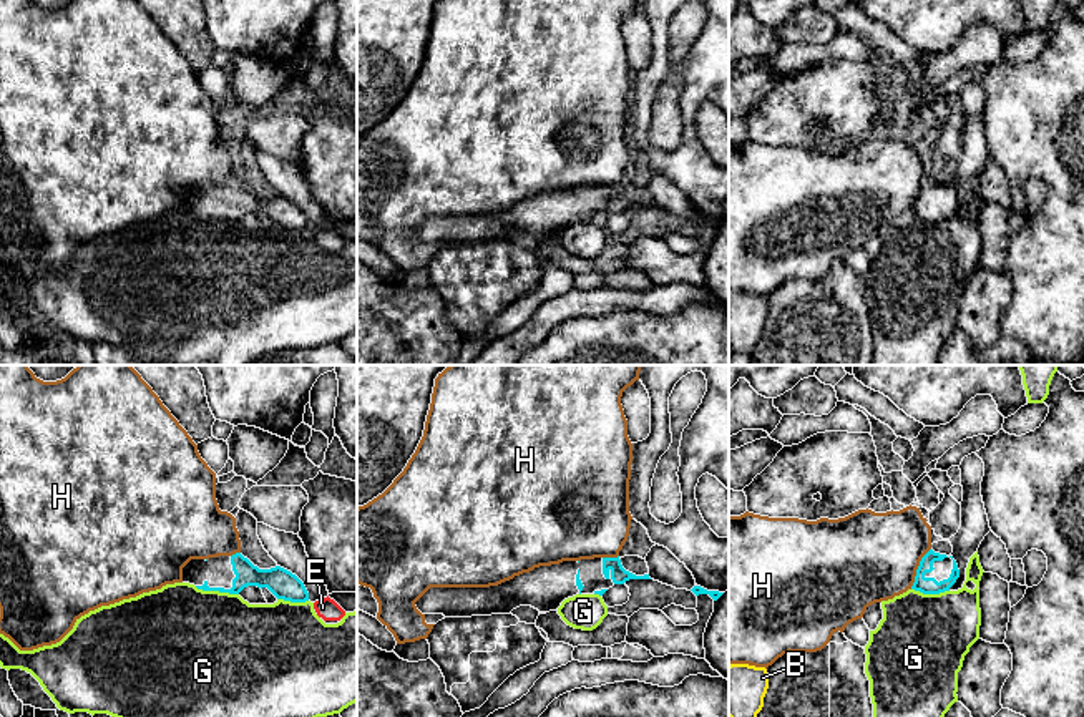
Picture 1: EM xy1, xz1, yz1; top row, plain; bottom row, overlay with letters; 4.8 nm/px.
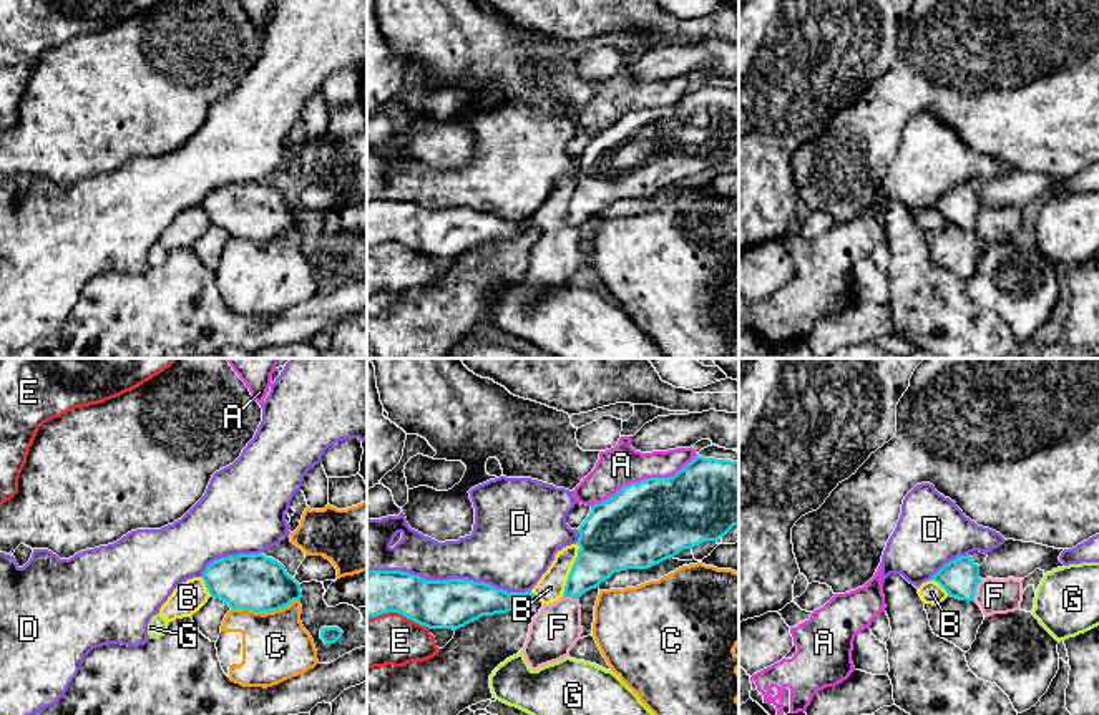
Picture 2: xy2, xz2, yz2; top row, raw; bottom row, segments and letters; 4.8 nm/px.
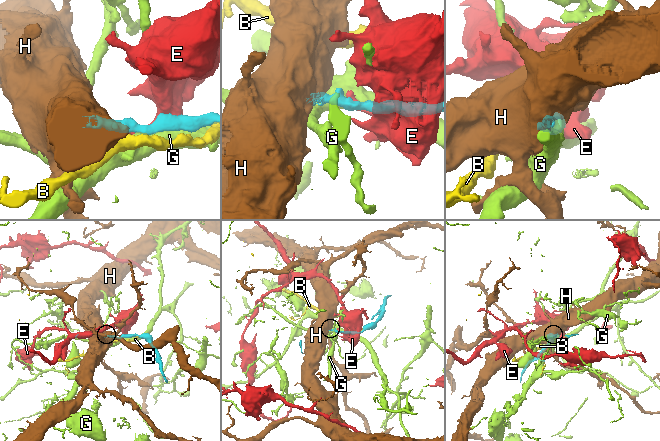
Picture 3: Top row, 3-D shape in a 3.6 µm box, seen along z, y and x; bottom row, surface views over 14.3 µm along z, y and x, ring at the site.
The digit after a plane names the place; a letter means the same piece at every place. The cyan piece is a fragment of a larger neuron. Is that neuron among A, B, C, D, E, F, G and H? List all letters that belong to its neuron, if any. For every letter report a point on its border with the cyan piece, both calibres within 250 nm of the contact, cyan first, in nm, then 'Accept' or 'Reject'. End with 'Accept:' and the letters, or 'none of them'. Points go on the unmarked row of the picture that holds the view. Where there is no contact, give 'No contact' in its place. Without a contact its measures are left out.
A: Touches cyan at xz2 (644, 108). Thickness 400 nm (cyan) against 190 nm. Reject
B: Touches cyan at xz2 (571, 198). Thickness 320 nm (cyan) against 140 nm. Reject
C: Touches cyan at xy2 (264, 241). Thickness 280 nm (cyan) against 320 nm. Reject
D: Touches cyan at xz2 (449, 208). Thickness 240 nm (cyan) against 280 nm. Reject
E: Touches cyan at xz2 (399, 241). Thickness 240 nm (cyan) against 260 nm. Reject
F: Touches cyan at yz2 (975, 218). Thickness 190 nm (cyan) against 180 nm. Reject
G: Touches cyan at xy1 (216, 218). Thickness 110 nm (cyan) against 480 nm. Reject
H: Touches cyan at yz1 (918, 196). Thickness 80 nm (cyan) against 440 nm. Reject
Accept: none of them

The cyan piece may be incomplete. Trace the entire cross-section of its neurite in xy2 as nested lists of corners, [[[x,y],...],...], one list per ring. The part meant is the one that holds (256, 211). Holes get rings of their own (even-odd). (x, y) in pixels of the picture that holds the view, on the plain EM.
[[[237,182],[216,187],[203,201],[203,209],[214,227],[231,237],[272,241],[300,229],[300,212],[286,196],[259,182]]]

